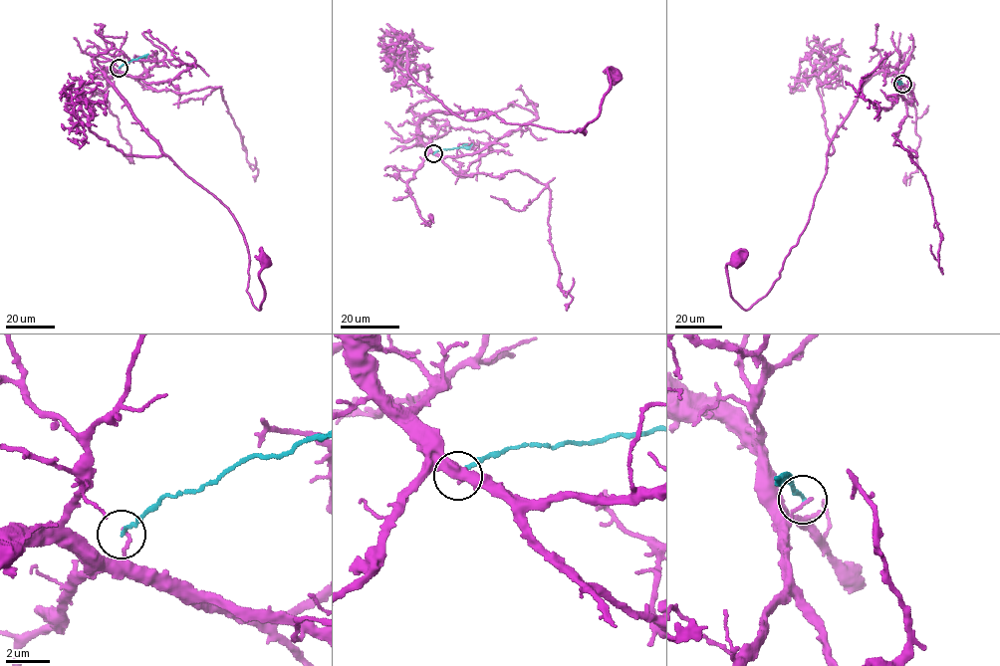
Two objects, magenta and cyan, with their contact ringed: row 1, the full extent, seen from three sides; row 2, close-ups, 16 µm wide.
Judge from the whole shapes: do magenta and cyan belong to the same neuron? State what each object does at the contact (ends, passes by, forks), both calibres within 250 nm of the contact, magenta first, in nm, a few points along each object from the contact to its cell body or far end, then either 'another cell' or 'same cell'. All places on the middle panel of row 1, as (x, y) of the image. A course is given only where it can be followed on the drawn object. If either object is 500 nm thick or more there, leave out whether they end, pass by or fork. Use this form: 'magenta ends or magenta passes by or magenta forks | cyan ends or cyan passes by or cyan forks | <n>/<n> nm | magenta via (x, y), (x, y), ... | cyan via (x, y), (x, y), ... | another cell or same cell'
magenta ends | cyan ends | 140/130 nm | magenta via (433, 154), (418, 121), (435, 111), (485, 110), (507, 123), (584, 134), (610, 88), (608, 68), (613, 75) | cyan via (433, 153), (472, 144) | another cell

